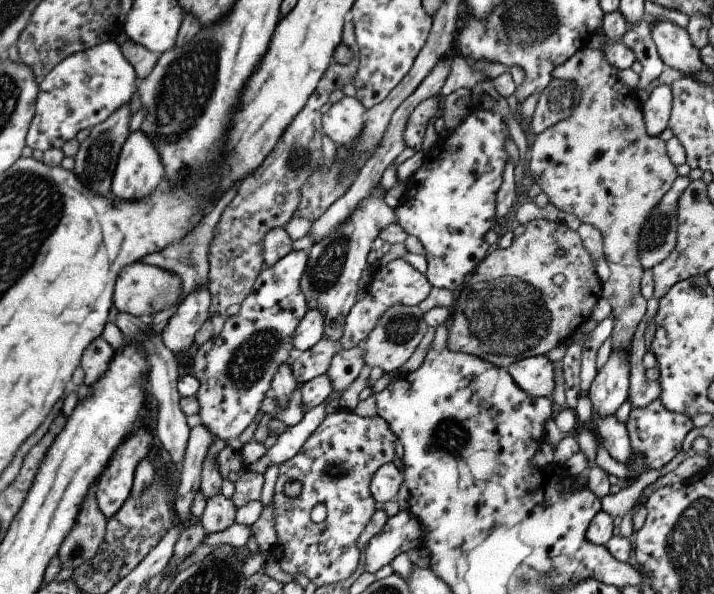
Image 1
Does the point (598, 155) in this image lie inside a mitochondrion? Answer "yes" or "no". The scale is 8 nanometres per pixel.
no

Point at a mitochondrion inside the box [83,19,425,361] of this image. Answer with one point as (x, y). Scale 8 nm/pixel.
(187, 85)

